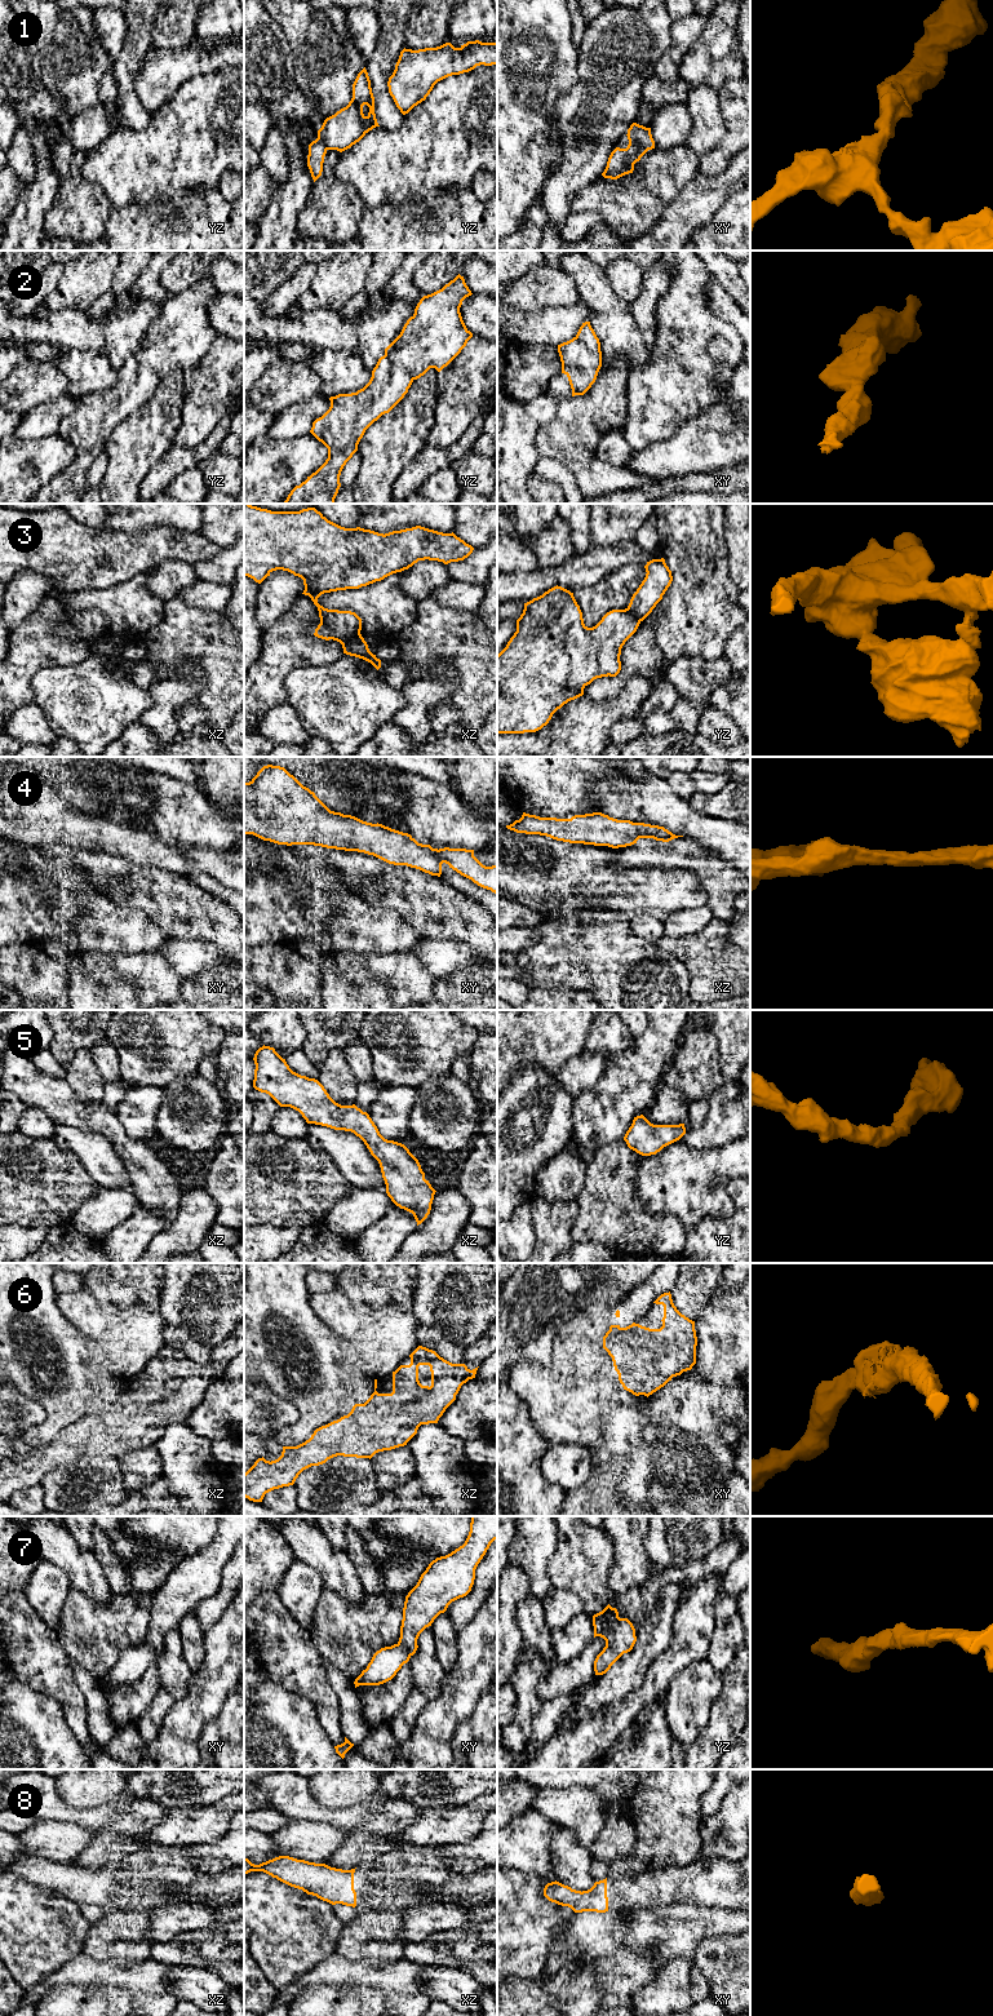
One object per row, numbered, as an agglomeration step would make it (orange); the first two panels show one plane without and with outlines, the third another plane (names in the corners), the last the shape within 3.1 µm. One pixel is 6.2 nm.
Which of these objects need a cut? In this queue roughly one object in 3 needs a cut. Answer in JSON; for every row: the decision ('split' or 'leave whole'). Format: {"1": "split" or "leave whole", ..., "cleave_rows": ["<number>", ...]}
{"1": "leave whole", "2": "leave whole", "3": "split", "4": "leave whole", "5": "leave whole", "6": "leave whole", "7": "leave whole", "8": "leave whole", "cleave_rows": ["3"]}

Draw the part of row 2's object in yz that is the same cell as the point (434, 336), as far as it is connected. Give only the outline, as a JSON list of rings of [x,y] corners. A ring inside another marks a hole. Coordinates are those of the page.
[[[458,274],[442,289],[424,296],[400,334],[385,349],[369,382],[356,393],[329,398],[329,409],[310,430],[328,448],[328,458],[283,504],[334,504],[341,471],[365,430],[404,398],[415,380],[430,368],[440,372],[473,337],[460,313],[462,301],[471,294]]]

